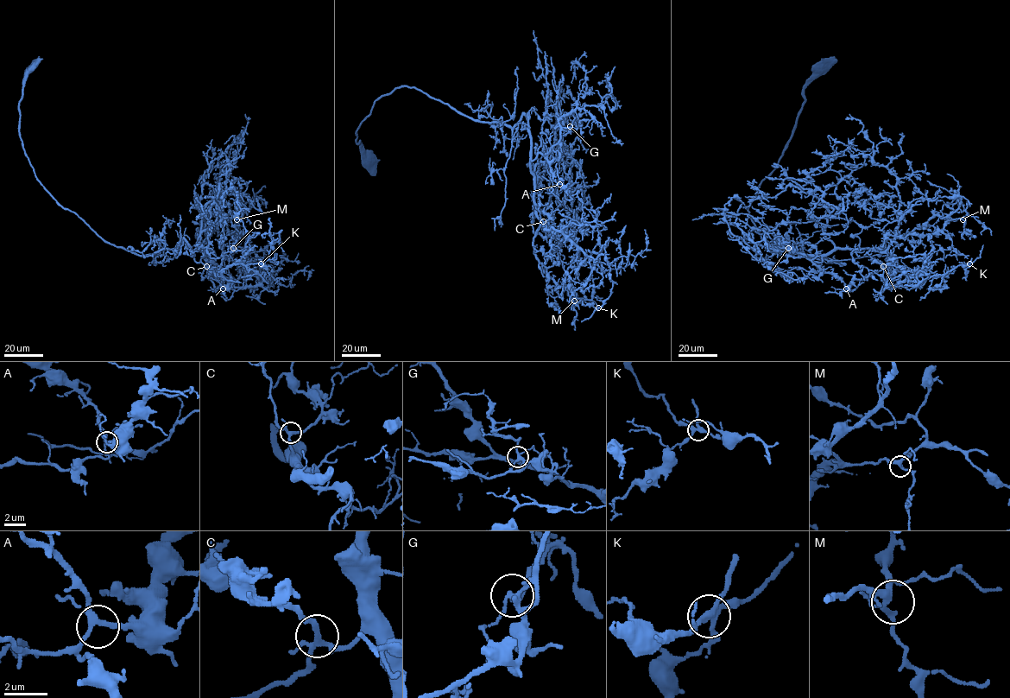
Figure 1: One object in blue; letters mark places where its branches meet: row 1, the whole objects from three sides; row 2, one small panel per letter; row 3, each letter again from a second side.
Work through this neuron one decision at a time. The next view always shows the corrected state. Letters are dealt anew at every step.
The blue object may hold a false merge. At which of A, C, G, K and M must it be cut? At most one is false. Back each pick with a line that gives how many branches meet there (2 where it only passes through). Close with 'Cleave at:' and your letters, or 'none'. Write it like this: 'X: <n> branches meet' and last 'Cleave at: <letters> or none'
Cleave at: none

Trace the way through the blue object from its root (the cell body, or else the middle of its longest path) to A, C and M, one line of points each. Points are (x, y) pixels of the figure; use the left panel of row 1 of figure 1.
A: (32, 66), (19, 103), (19, 136), (44, 188), (104, 240), (137, 255), (173, 249), (184, 238), (223, 288)
C: (32, 66), (19, 136), (44, 188), (110, 244), (144, 255), (184, 238), (206, 266)
M: (32, 66), (25, 155), (104, 240), (144, 255), (184, 238), (193, 255), (205, 218), (236, 219)

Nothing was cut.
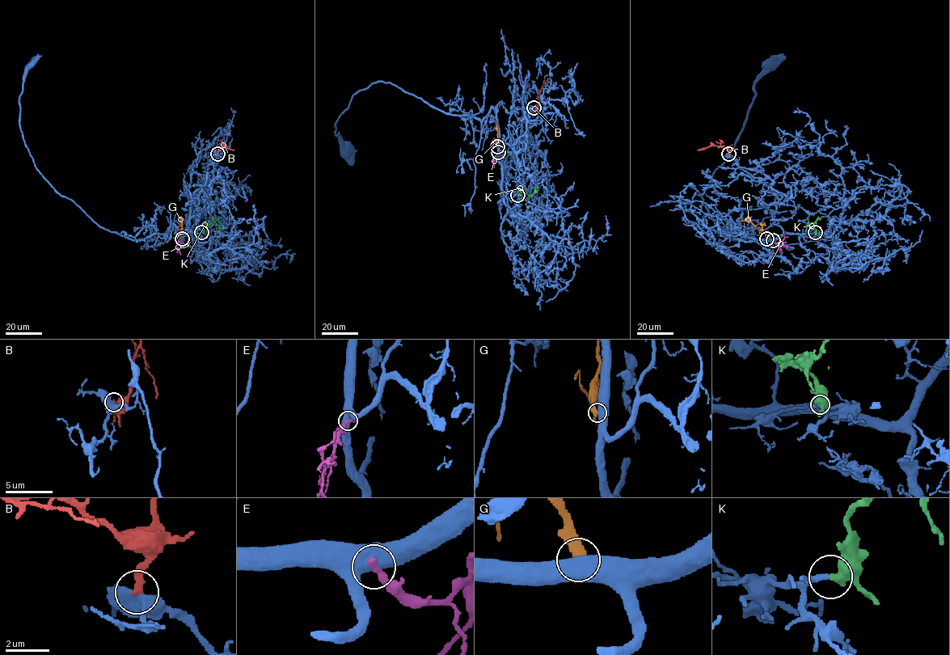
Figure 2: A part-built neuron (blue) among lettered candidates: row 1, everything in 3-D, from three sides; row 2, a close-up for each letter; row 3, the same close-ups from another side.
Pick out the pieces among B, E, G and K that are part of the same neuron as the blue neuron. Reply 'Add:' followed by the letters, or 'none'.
Add: B, K

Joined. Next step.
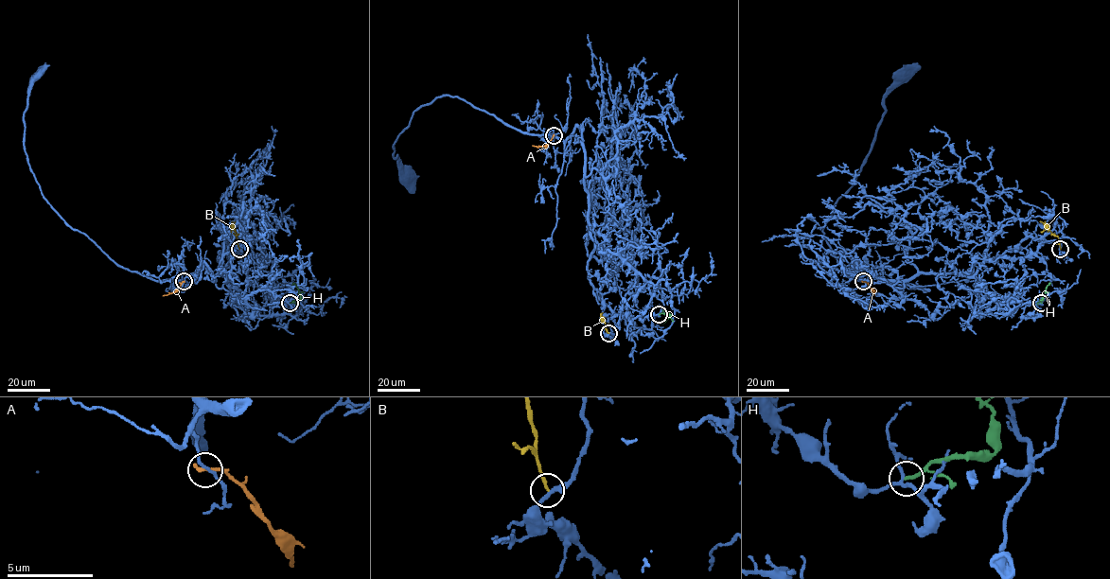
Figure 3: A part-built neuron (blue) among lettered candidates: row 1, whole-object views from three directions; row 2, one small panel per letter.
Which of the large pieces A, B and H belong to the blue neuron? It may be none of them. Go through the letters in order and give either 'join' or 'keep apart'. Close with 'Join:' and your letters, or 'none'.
A: keep apart
B: keep apart
H: keep apart
Join: none

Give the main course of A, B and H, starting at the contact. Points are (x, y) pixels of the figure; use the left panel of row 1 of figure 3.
A: (184, 281), (175, 290), (163, 296)
B: (239, 249), (233, 221)
H: (290, 303), (300, 298), (298, 288), (291, 285)

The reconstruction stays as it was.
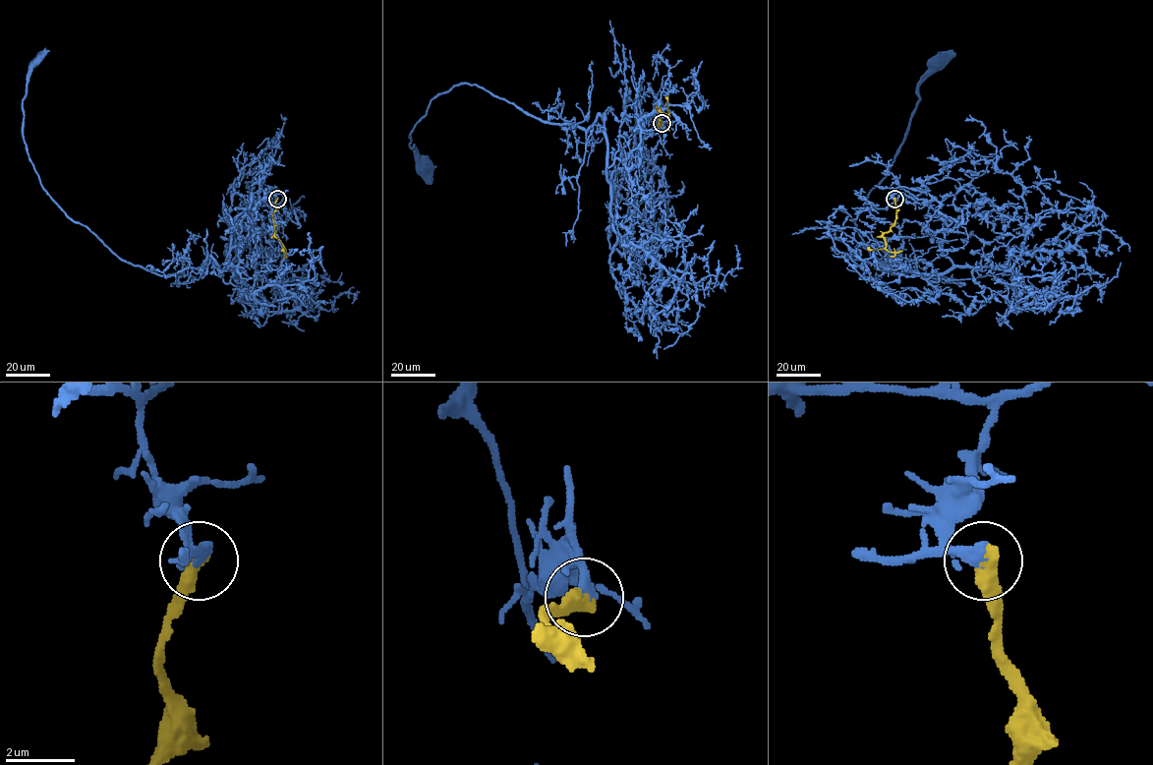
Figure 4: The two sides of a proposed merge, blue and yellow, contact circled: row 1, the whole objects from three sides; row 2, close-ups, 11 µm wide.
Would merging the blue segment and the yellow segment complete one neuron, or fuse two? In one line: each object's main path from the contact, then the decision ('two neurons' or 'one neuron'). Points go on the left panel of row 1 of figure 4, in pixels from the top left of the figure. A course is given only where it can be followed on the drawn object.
course blue (277, 199), (275, 187), (236, 217), (222, 274), (210, 257), (157, 274), (122, 260), (28, 156), (37, 59); course yellow (277, 199), (273, 219), (275, 235), (286, 256), (283, 257); one neuron

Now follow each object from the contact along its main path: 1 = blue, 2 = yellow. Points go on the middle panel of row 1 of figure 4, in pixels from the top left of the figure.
1: (662, 123), (651, 160), (609, 181), (600, 115), (586, 130), (544, 122), (461, 83), (411, 131), (425, 166)
2: (662, 123), (658, 125), (660, 111), (668, 114), (670, 124), (667, 118)

